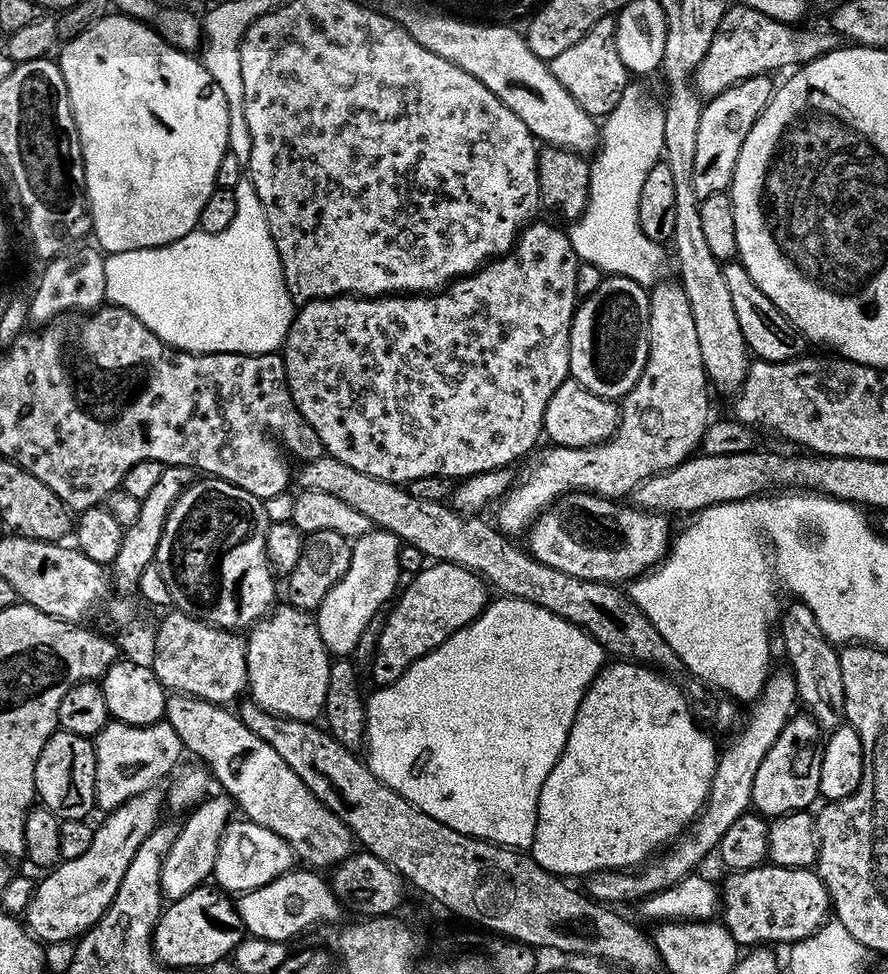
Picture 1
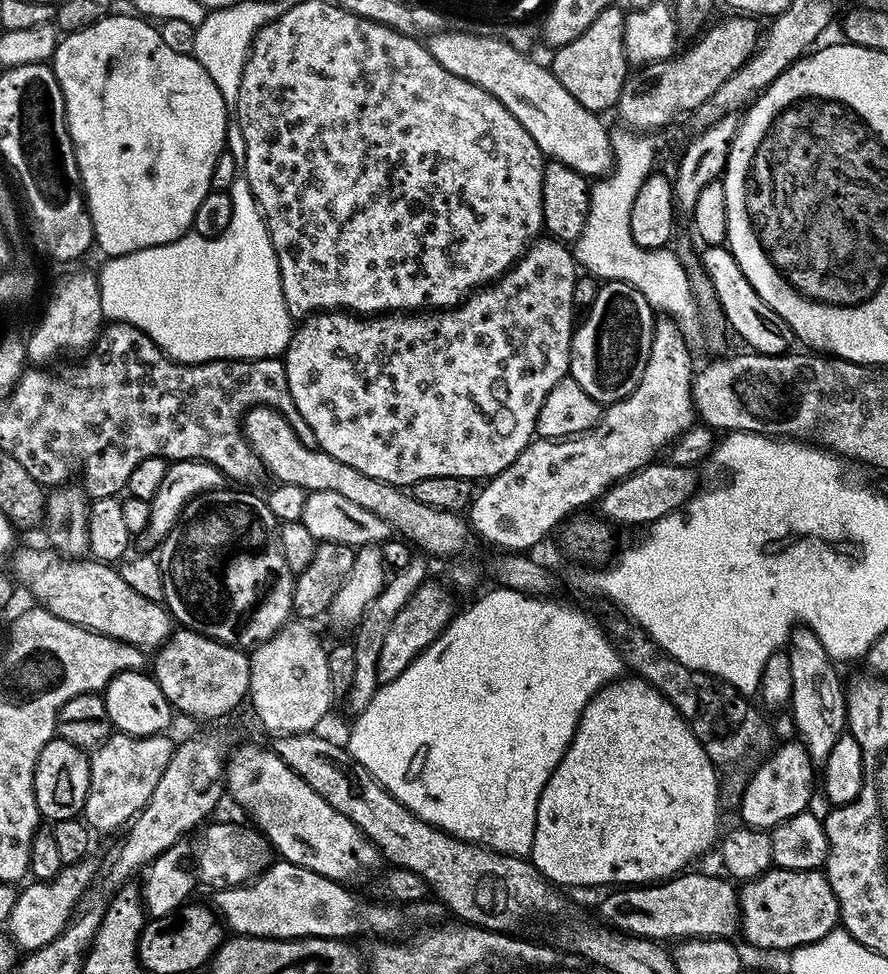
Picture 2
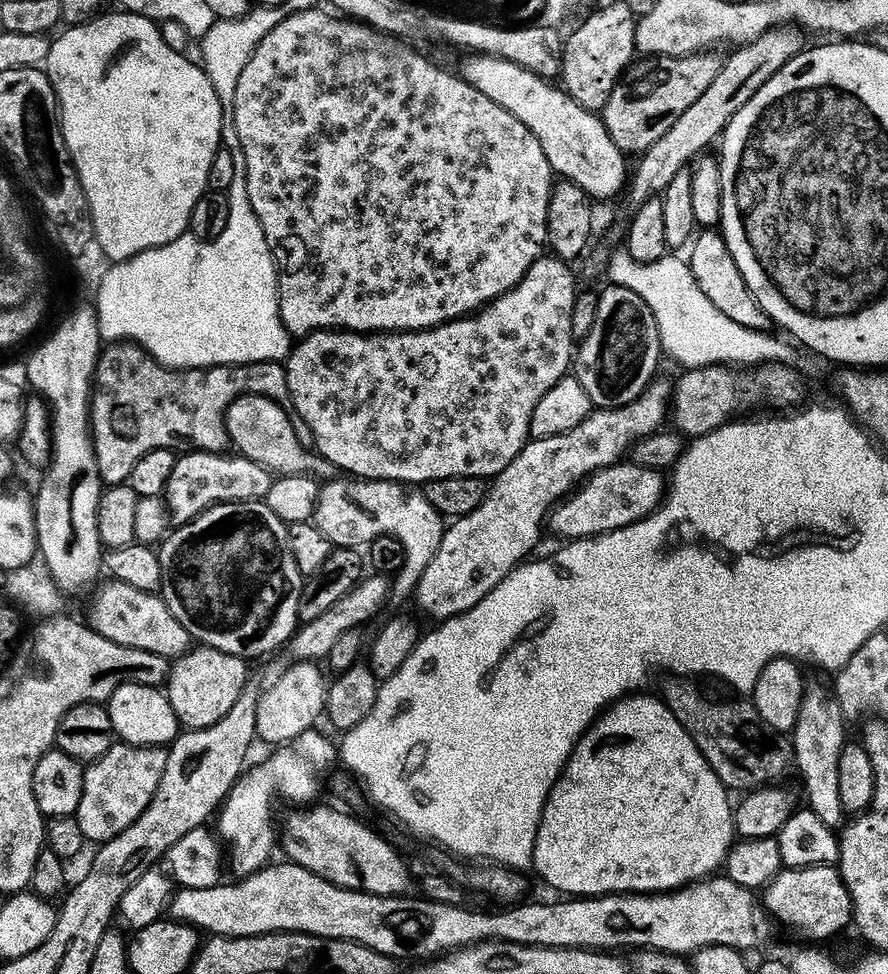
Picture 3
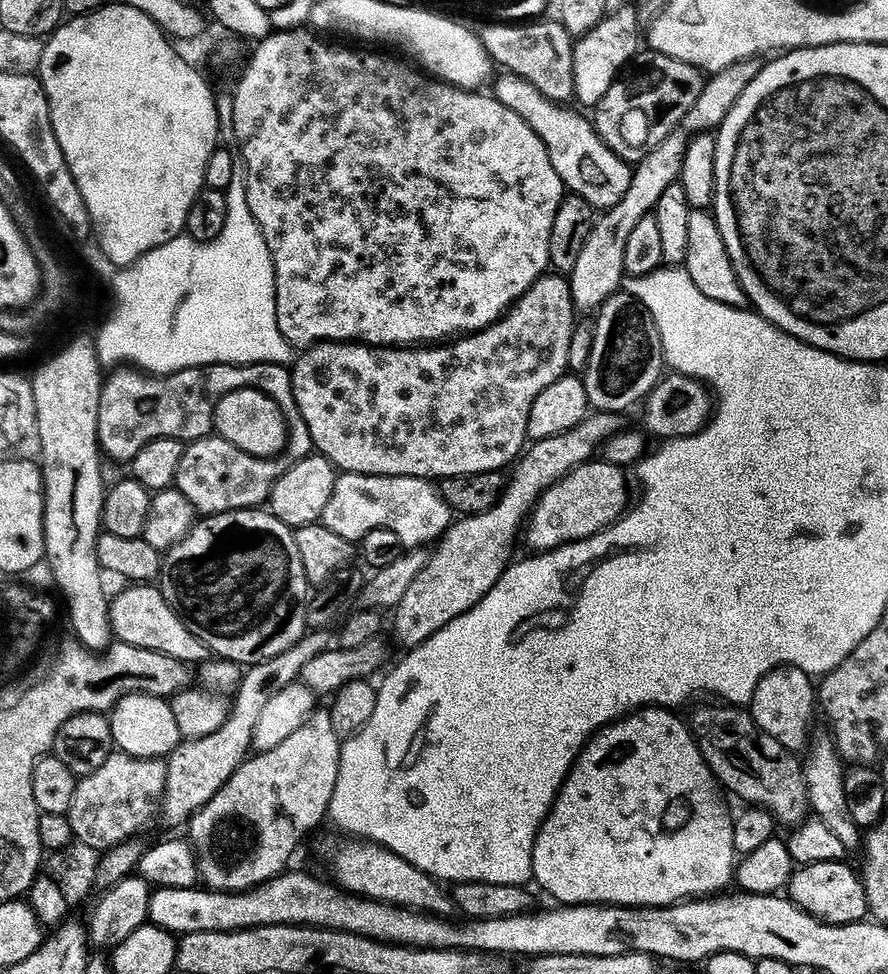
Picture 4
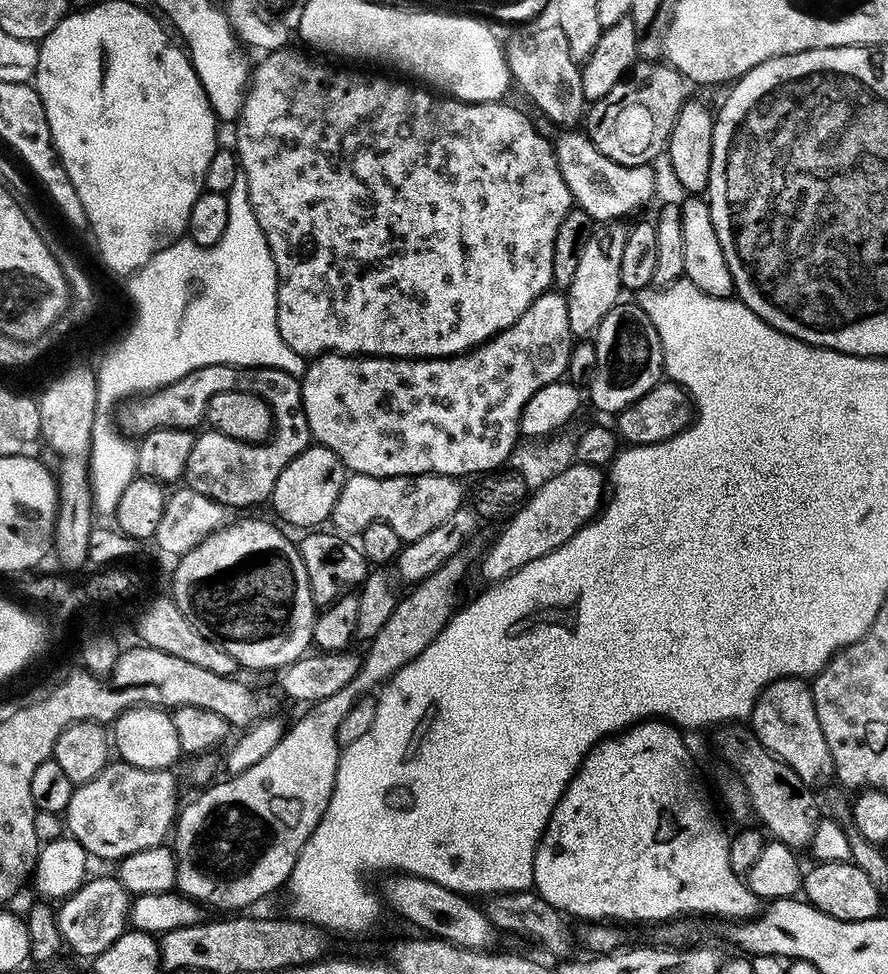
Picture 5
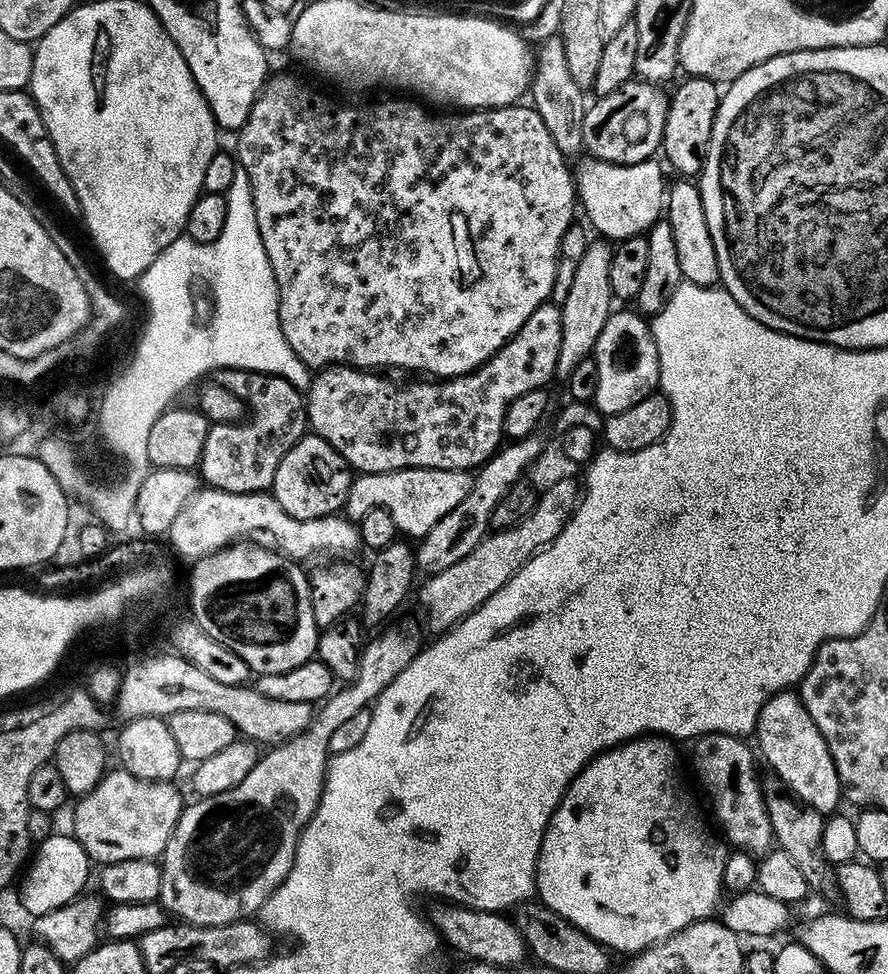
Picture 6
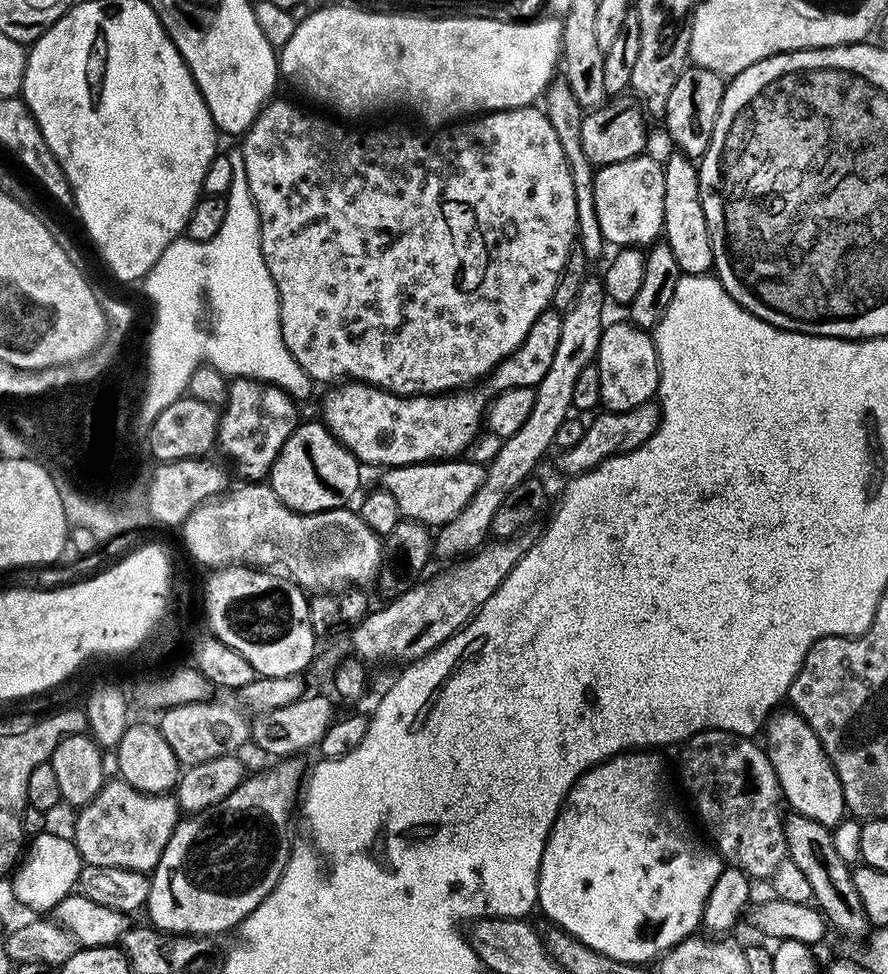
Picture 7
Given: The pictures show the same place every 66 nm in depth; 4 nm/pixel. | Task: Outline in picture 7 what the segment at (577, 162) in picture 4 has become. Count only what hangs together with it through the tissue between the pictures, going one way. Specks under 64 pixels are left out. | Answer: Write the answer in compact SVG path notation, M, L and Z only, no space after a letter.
M641 154L595 169L594 209L605 241L612 246L648 246L661 239L664 230L664 165Z

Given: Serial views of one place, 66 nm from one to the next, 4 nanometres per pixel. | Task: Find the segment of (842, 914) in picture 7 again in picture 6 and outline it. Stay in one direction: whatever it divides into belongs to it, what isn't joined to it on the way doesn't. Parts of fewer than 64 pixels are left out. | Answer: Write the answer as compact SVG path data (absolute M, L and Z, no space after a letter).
M765 779L763 786L765 793L767 793L764 801L766 802L766 810L770 814L772 839L775 847L781 852L790 854L790 858L794 858L798 870L802 870L808 887L813 893L833 891L836 885L834 868L824 856L824 847L822 846L825 813L797 802L787 791L772 792L778 788L775 779Z

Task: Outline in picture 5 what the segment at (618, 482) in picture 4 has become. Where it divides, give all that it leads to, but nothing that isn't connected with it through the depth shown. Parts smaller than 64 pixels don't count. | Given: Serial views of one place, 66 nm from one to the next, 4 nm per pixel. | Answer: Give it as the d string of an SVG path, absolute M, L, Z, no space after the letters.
M575 462L562 473L543 482L507 517L504 529L480 560L480 576L484 582L505 580L526 562L542 558L550 550L570 542L585 524L595 520L606 500L606 476L599 467Z

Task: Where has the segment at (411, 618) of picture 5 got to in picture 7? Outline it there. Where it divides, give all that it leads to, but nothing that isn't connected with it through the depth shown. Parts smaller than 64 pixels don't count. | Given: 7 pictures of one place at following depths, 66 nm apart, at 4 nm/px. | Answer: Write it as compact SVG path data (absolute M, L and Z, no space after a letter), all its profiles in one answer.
M300 758L281 759L279 762L273 763L276 764L273 768L268 768L265 772L258 773L257 776L249 775L220 804L215 804L206 810L181 819L170 834L170 842L166 842L166 846L162 850L162 858L156 863L156 867L150 873L152 885L148 895L146 913L148 912L149 918L152 919L149 920L151 927L156 928L159 932L166 932L174 936L199 936L201 938L216 936L219 932L230 931L231 928L232 931L239 929L241 922L267 898L270 890L274 890L274 886L278 886L278 882L288 865L288 860L292 856L294 813L298 808L298 797L301 795L302 781L306 776L306 764L304 768L302 761L303 759Z

